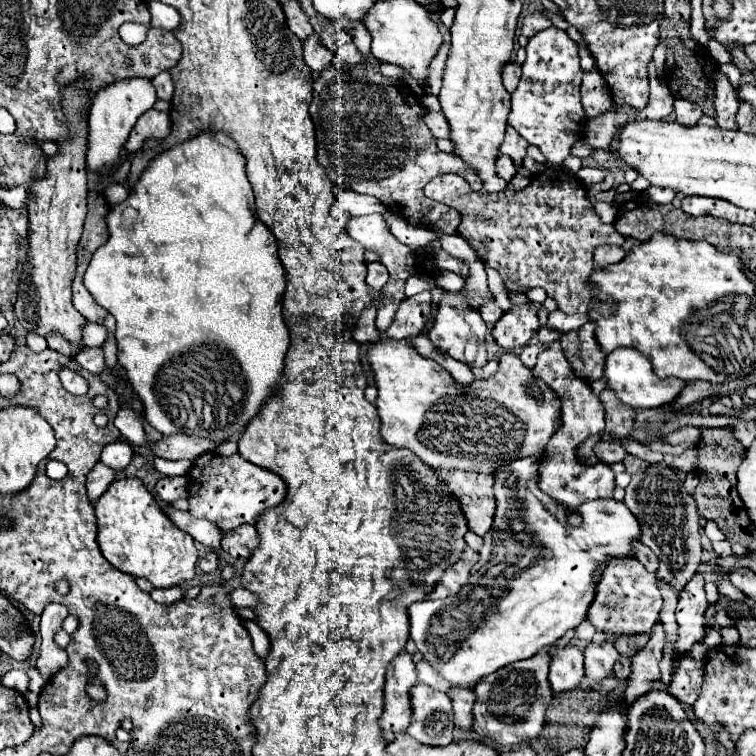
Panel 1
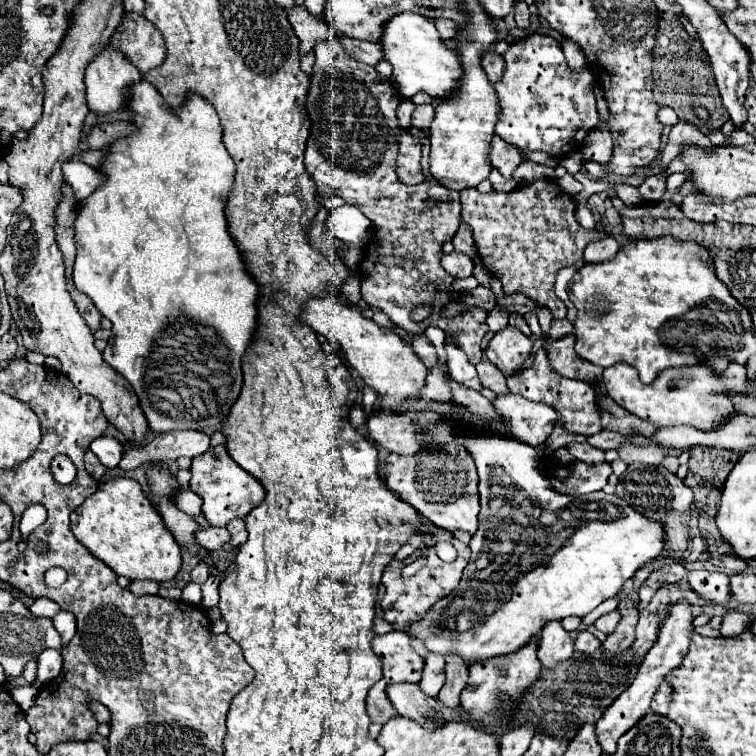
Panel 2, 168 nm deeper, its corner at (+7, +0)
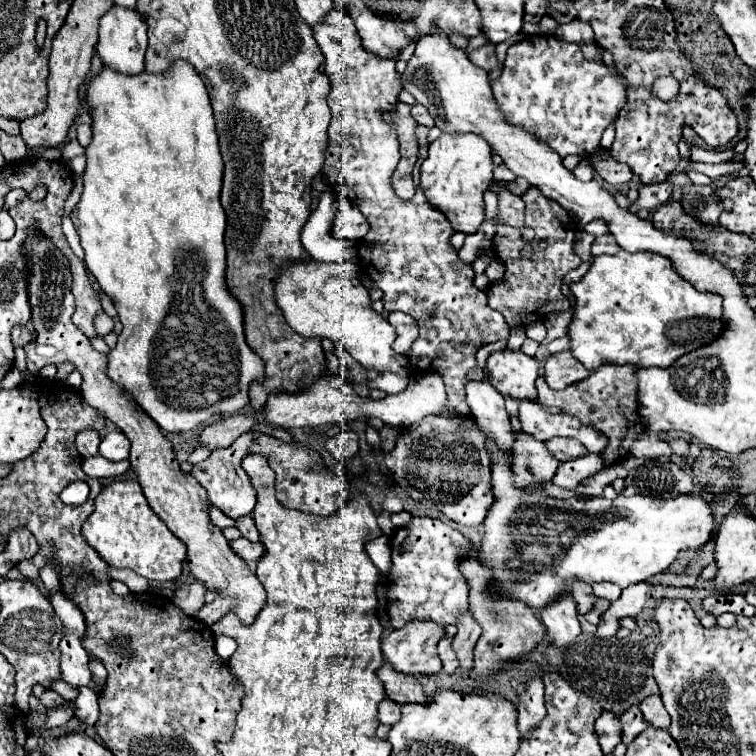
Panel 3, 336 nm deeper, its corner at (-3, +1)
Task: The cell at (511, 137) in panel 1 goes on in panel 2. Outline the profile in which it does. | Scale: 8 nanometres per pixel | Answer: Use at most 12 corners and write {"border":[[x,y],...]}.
{"border":[[497,138],[491,142],[491,166],[511,178],[521,162],[519,150]]}

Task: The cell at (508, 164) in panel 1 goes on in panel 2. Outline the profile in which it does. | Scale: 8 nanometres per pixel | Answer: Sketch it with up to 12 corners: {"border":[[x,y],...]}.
{"border":[[492,168],[489,181],[495,190],[511,192],[517,182],[503,178]]}

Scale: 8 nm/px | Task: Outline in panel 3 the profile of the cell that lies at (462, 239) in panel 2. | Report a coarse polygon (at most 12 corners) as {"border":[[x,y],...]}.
{"border":[[441,133],[421,165],[427,201],[455,231],[485,219],[493,149]]}

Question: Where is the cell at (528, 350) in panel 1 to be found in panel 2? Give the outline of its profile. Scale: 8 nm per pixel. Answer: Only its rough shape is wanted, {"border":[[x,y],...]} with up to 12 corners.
{"border":[[489,360],[475,364],[479,380],[497,396],[509,392],[505,376]]}

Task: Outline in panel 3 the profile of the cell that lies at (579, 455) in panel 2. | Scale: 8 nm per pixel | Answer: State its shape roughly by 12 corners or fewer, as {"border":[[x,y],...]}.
{"border":[[553,437],[547,449],[559,461],[583,457],[579,441]]}

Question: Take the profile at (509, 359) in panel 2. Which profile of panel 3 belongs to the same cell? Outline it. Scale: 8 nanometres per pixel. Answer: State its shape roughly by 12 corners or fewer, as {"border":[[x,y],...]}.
{"border":[[521,351],[487,359],[493,387],[537,399],[539,361]]}

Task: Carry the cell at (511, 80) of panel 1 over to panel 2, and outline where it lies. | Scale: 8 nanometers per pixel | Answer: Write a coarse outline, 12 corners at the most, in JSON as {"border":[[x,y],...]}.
{"border":[[487,50],[481,58],[487,78],[497,82],[503,74],[501,56]]}

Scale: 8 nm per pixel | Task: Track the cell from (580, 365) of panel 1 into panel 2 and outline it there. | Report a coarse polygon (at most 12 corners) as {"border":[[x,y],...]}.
{"border":[[571,334],[547,346],[551,370],[599,384],[603,368],[577,358]]}

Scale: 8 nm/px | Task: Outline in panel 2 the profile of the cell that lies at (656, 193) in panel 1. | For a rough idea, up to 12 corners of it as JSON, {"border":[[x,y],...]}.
{"border":[[673,173],[667,178],[667,192],[679,192],[687,180],[684,173]]}

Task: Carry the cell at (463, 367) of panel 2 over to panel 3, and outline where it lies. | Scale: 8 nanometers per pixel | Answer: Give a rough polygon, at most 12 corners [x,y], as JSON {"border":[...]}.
{"border":[[467,381],[471,415],[503,451],[513,433],[503,395]]}

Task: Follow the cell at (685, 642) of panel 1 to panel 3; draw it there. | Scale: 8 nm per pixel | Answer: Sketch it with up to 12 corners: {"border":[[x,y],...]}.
{"border":[[633,705],[621,717],[621,741],[631,743],[643,729],[643,713]]}

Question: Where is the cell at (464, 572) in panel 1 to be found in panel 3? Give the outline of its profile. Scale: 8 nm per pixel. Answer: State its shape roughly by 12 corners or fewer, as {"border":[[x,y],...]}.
{"border":[[431,517],[391,537],[389,619],[455,623],[473,543]]}

